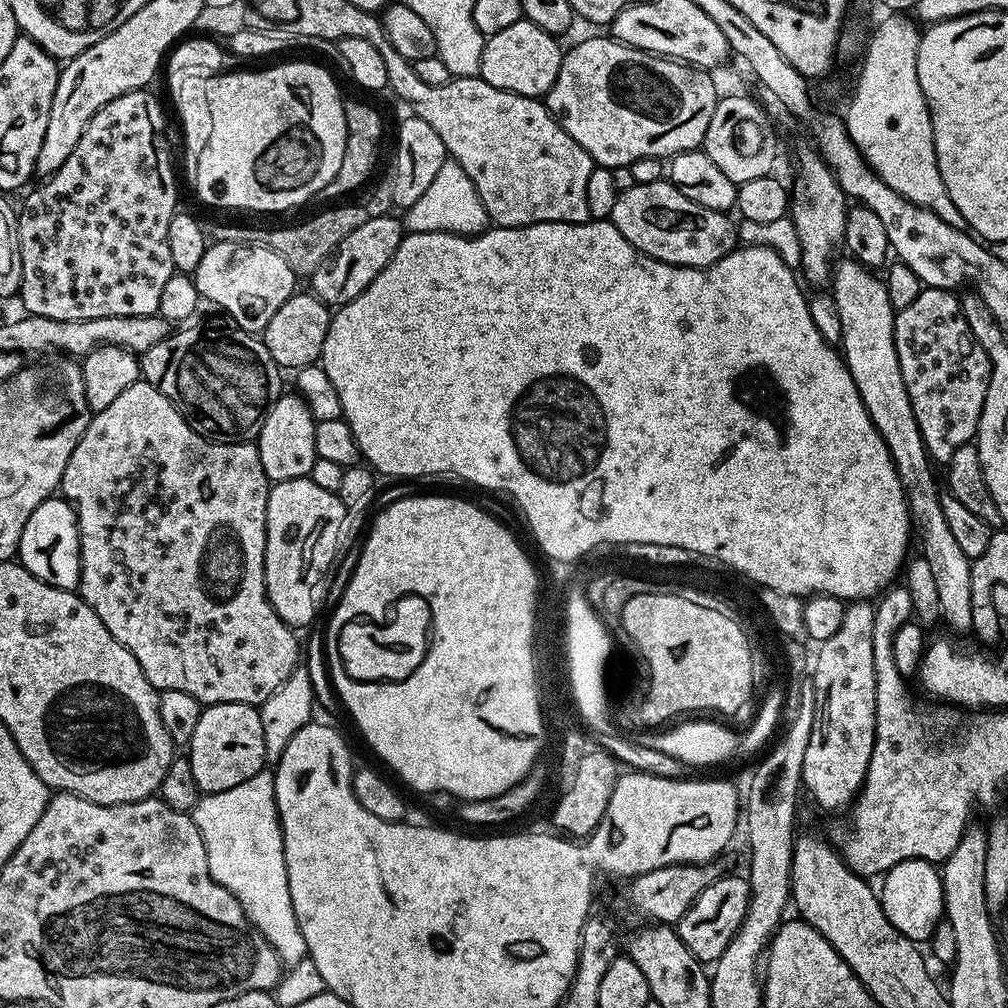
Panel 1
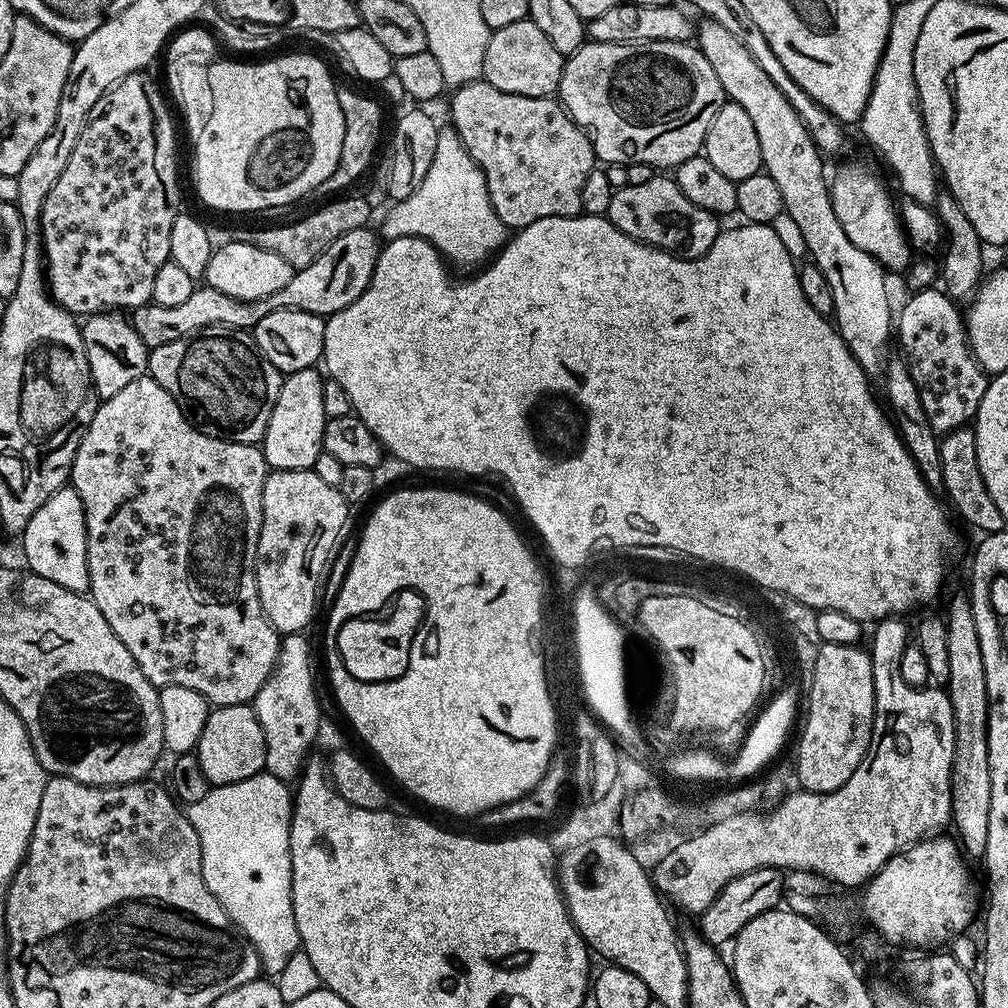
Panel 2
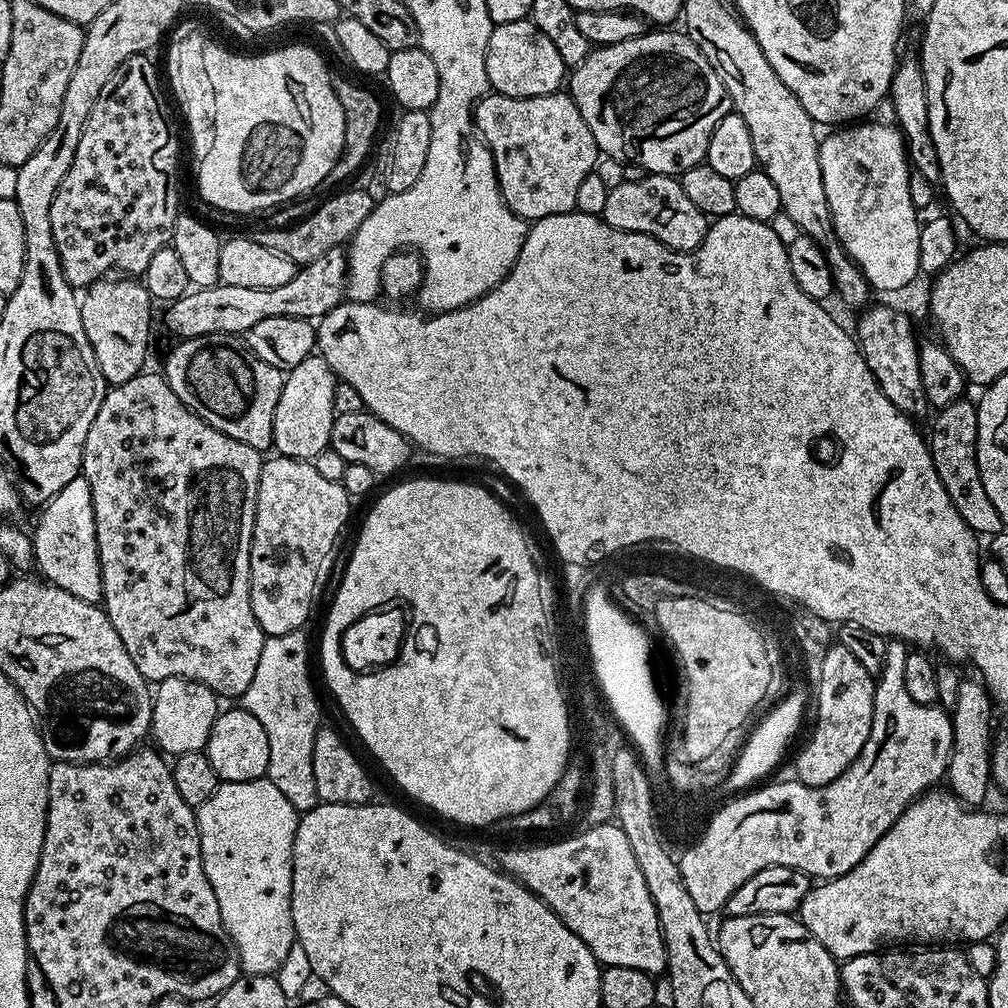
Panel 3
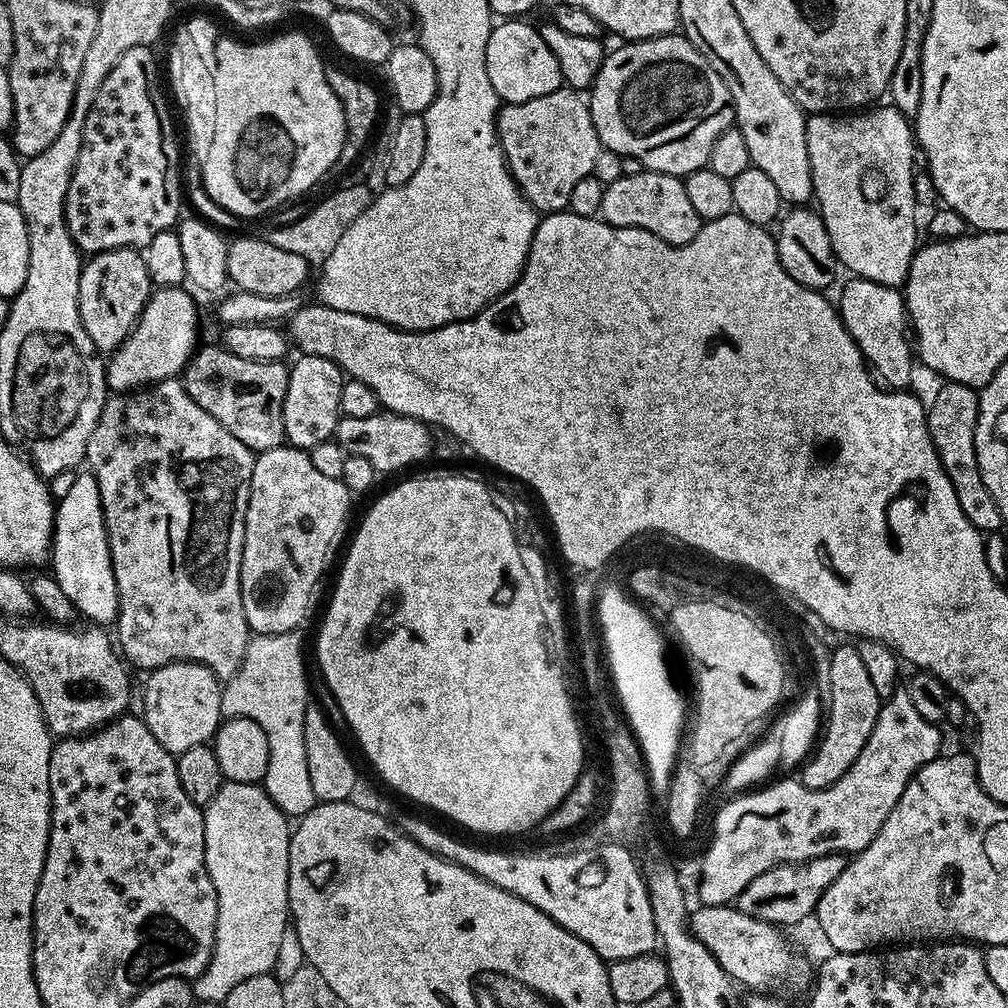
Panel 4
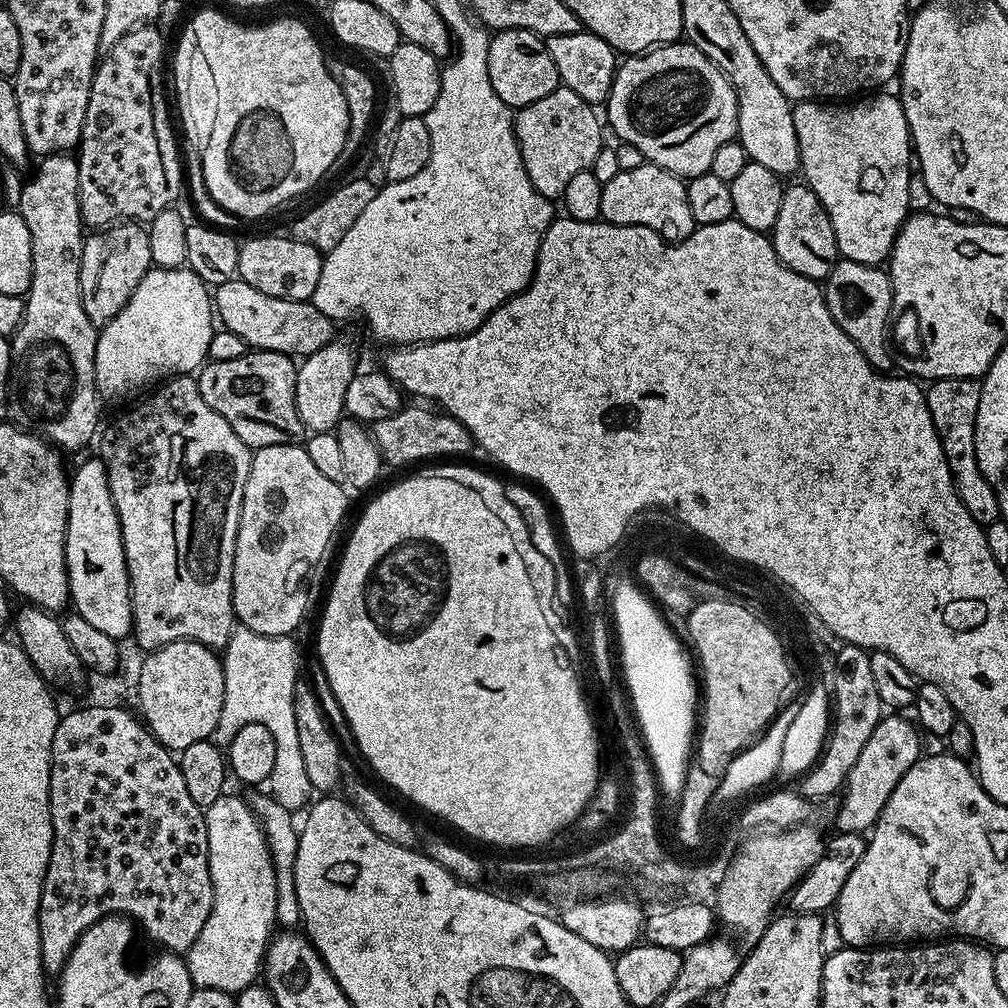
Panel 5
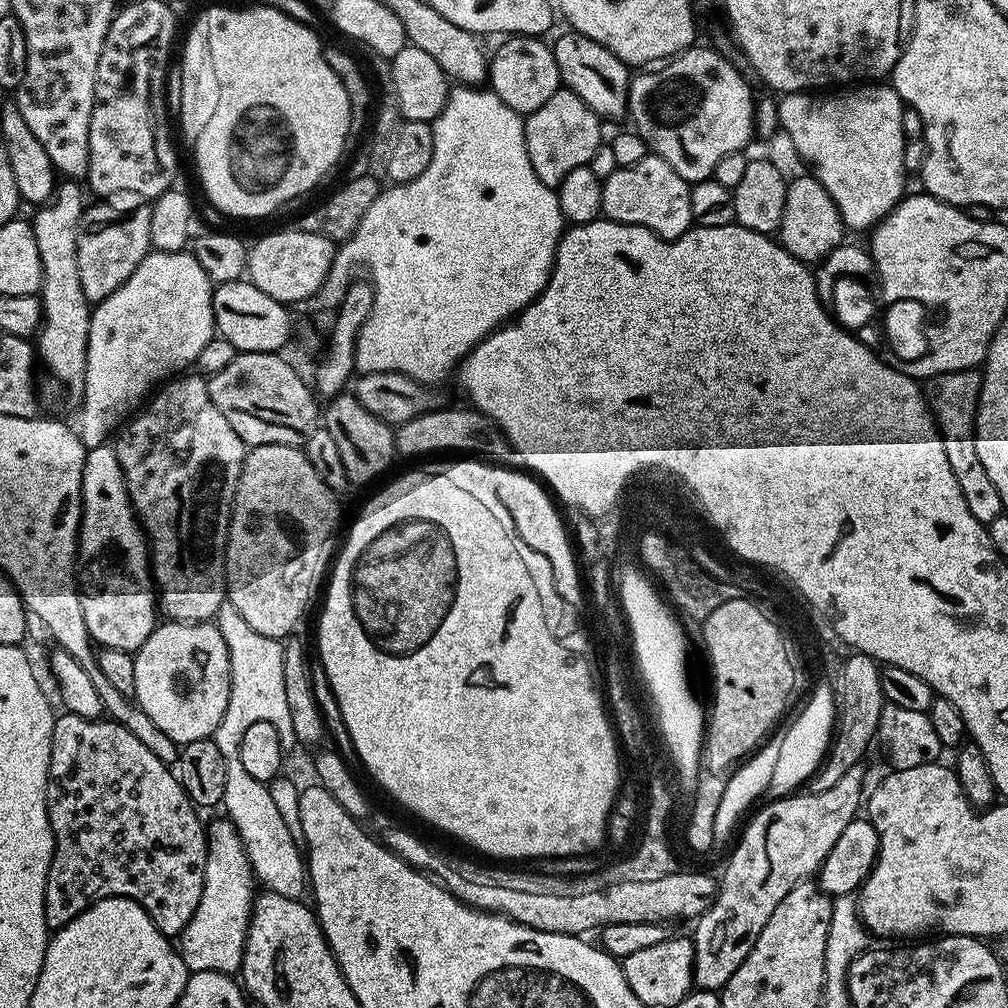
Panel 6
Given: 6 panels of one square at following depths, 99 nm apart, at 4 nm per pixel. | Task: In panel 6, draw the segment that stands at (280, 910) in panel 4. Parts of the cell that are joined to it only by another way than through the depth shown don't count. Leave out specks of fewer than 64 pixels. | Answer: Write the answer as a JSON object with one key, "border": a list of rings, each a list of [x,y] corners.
{"border":[[[221,818],[206,828],[208,838],[208,857],[206,858],[206,878],[202,886],[202,902],[194,912],[194,918],[184,927],[178,937],[178,951],[182,962],[188,967],[189,973],[194,972],[226,972],[236,974],[240,971],[240,963],[244,957],[248,923],[252,921],[252,906],[258,895],[258,881],[252,875],[252,867],[236,827],[231,820]]]}

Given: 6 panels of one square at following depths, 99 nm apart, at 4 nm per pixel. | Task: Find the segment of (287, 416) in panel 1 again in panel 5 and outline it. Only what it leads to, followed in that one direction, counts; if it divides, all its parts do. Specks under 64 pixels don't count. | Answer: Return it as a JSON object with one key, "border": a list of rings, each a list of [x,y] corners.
{"border":[[[340,338],[333,340],[322,350],[303,357],[296,369],[296,409],[309,433],[330,432],[345,415],[344,403],[350,382],[358,375],[356,352]]]}

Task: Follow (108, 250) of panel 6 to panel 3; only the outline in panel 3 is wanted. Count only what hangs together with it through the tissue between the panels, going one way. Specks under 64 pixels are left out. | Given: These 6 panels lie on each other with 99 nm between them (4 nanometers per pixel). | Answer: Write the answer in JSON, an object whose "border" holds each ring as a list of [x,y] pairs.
{"border":[[[136,278],[97,280],[83,293],[80,300],[82,330],[86,330],[86,338],[90,338],[98,366],[109,385],[121,384],[145,371],[144,359],[148,356],[148,339],[152,336],[152,307],[152,295]]]}

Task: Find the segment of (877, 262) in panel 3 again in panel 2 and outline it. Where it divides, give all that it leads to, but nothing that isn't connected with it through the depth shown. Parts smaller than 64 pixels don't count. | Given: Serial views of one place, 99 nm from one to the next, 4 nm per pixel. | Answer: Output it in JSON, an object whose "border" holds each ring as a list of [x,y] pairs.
{"border":[[[848,164],[840,168],[830,180],[832,205],[834,214],[838,214],[838,222],[842,222],[842,230],[846,230],[846,238],[858,246],[858,250],[866,250],[885,269],[903,273],[907,269],[914,253],[909,245],[900,222],[897,205],[892,204],[892,196],[888,188],[864,164]]]}

